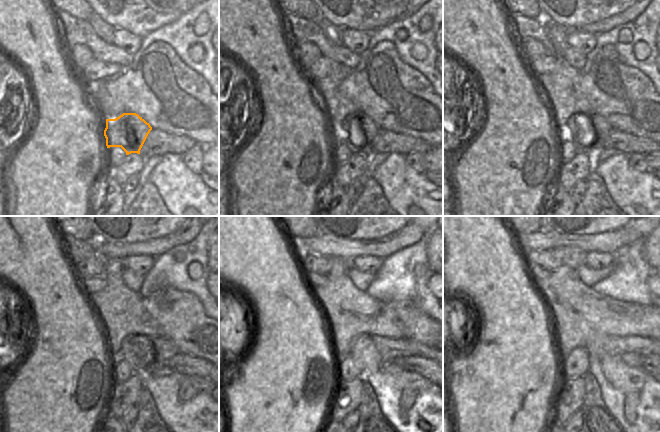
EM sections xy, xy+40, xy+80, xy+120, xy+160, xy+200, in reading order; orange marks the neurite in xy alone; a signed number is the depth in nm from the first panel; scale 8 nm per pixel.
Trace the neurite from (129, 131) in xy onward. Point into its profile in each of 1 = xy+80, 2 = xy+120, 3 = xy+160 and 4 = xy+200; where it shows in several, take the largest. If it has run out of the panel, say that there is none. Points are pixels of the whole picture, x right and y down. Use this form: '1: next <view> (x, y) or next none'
1: next xy+80 (586, 141)
2: next xy+120 (152, 352)
3: next xy+160 (375, 352)
4: next xy+200 (601, 347)

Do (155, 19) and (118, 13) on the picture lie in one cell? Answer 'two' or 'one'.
one

